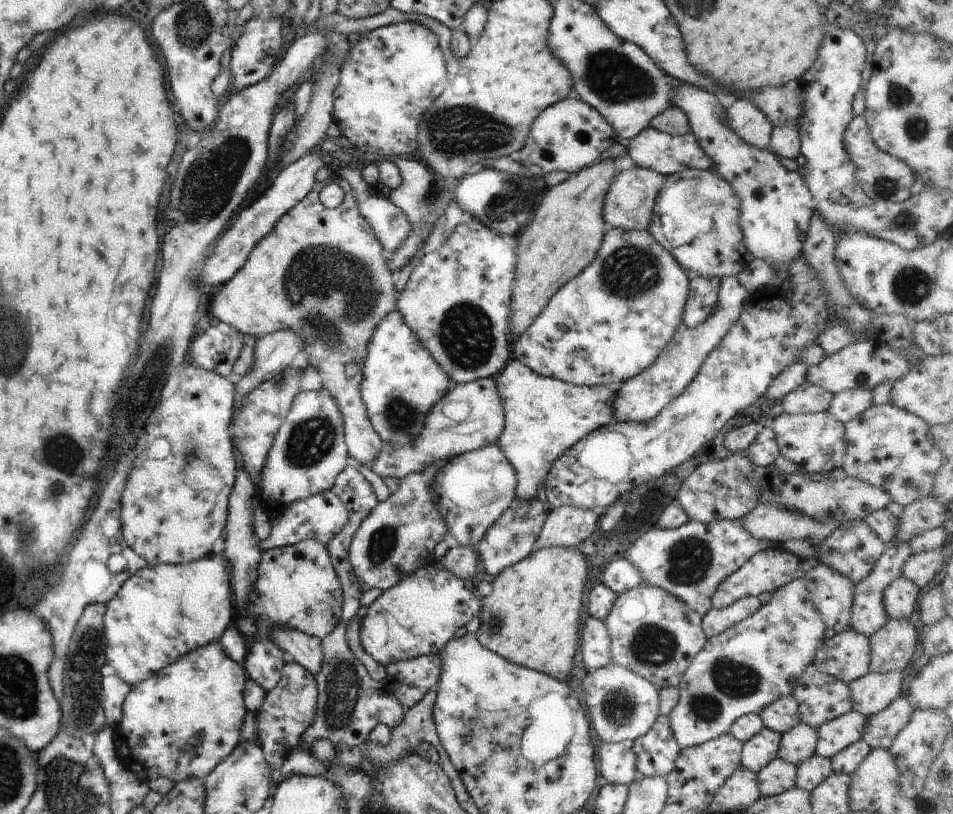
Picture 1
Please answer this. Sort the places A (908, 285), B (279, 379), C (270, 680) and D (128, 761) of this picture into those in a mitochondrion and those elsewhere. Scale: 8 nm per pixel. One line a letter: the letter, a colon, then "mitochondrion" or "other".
A: mitochondrion
B: other
C: other
D: other

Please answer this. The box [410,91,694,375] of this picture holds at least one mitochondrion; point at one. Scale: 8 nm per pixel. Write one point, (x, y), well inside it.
(461, 131)

